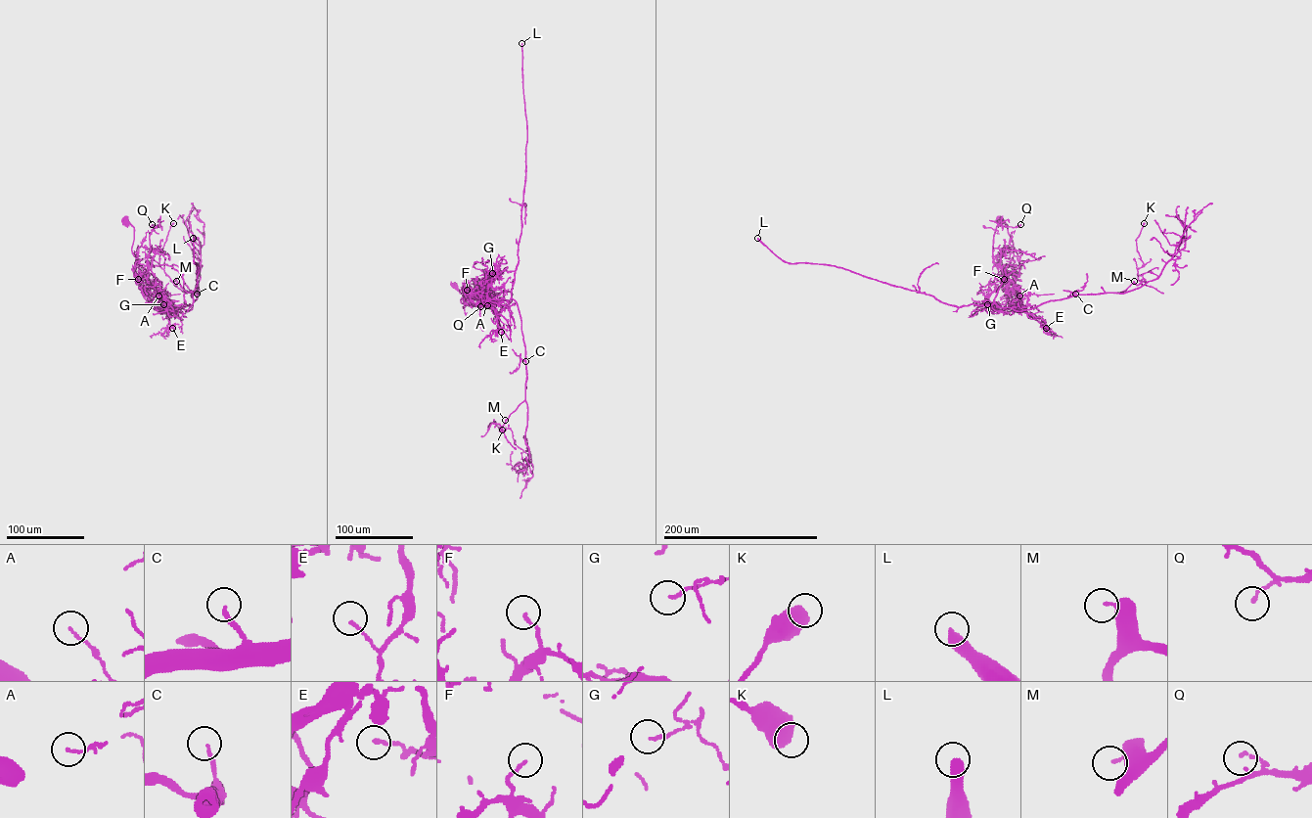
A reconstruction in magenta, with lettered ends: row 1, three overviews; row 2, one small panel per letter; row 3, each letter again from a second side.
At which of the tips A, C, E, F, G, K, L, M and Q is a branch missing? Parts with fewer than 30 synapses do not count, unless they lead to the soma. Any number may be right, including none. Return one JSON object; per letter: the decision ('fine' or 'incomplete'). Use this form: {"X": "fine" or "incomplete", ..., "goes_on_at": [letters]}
{"A": "fine", "C": "incomplete", "E": "fine", "F": "fine", "G": "fine", "K": "fine", "L": "incomplete", "M": "fine", "Q": "fine", "goes_on_at": ["C", "L"]}

